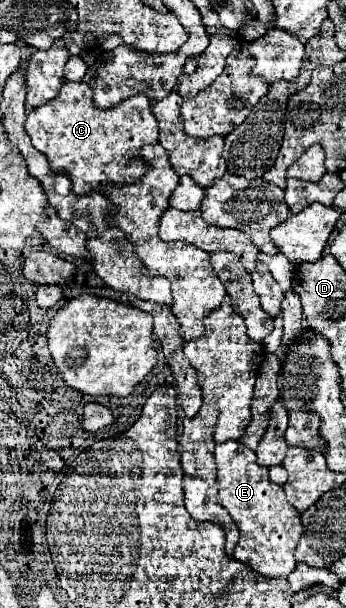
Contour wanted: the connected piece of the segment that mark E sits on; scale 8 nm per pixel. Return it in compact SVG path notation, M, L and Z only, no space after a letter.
M237 440L217 444L215 458L219 464L219 504L229 512L237 524L241 538L235 546L233 558L251 566L259 574L267 576L287 576L295 570L295 548L299 544L303 526L299 512L287 502L281 486L269 480L269 470L257 464L253 450L243 446Z

